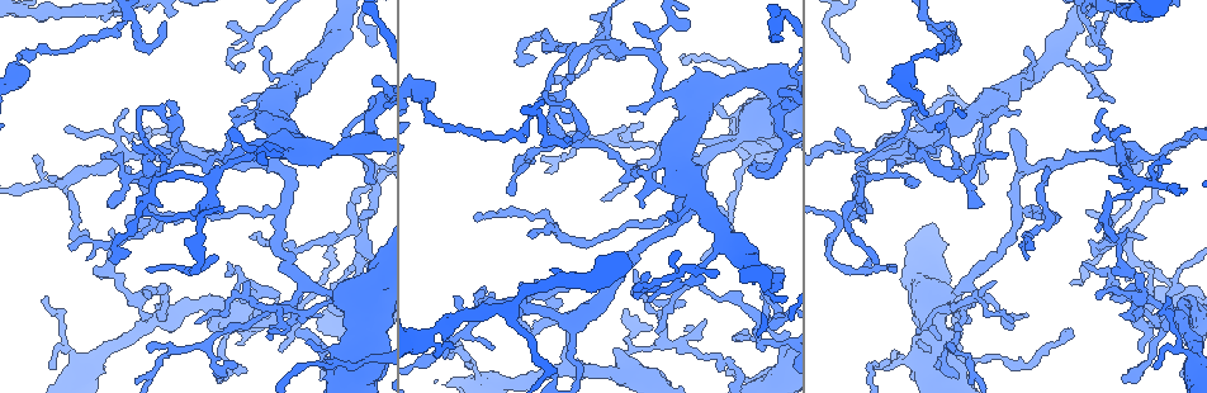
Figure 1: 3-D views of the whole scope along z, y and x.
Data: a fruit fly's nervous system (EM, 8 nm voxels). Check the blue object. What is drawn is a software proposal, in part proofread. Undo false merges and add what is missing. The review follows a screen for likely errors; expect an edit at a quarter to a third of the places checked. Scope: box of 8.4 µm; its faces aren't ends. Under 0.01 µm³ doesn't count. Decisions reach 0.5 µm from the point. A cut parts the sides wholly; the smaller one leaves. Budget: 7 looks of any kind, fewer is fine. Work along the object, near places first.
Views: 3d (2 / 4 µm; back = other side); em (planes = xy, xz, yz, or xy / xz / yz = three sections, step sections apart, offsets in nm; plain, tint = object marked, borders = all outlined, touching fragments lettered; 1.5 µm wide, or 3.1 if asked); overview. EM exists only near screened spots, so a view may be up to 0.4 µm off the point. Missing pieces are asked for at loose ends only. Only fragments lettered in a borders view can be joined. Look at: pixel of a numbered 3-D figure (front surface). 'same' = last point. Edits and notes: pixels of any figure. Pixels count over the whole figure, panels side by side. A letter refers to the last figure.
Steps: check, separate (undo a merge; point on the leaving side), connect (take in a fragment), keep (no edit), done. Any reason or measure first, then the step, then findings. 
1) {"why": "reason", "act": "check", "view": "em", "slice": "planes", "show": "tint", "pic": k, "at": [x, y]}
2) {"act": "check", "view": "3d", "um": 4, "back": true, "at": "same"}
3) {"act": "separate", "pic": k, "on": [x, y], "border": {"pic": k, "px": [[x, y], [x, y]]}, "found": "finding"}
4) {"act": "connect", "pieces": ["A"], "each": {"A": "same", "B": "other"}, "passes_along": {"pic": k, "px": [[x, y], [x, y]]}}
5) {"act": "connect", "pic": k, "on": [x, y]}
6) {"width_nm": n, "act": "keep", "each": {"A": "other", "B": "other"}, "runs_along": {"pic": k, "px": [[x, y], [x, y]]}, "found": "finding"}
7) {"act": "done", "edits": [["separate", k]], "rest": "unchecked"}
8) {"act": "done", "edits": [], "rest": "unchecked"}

{"why": "tapers out", "act": "check", "view": "3d", "um": 2, "pic": 1, "at": [970, 317]}

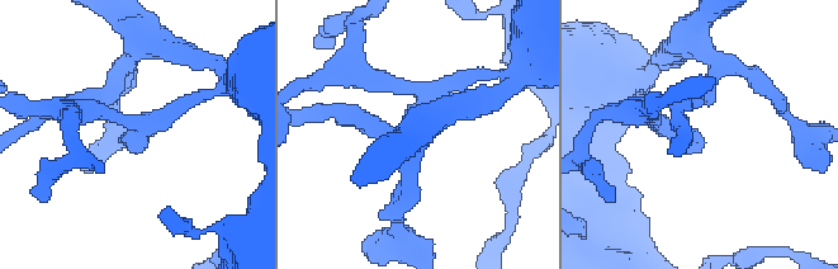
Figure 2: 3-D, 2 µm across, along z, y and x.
{"why": "now the EM", "act": "check", "view": "em", "slice": "planes", "show": "borders", "pic": 2, "at": [704, 139]}

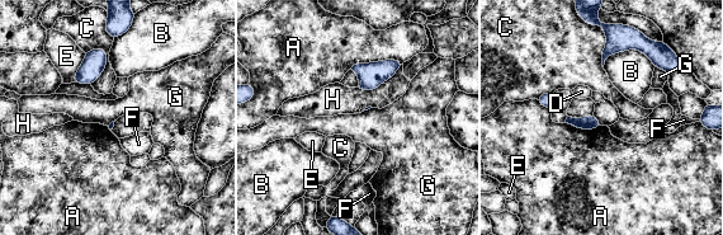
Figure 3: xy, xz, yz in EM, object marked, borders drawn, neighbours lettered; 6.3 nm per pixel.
{"act": "keep", "each": {"A": "other", "B": "other", "C": "other", "D": "other", "E": "other", "F": "other", "G": "other", "H": "other"}, "border": {"pic": 3, "px": [[655, 66], [667, 74]]}, "found": "no lettered fragment goes on from it"}

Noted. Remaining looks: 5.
{"why": "free end", "act": "check", "view": "em", "slice": "yz", "step": 4, "show": "borders", "pic": 1, "at": [954, 345]}

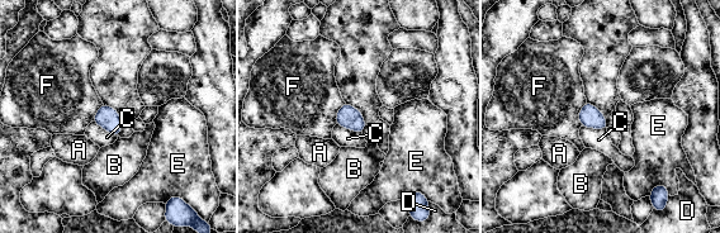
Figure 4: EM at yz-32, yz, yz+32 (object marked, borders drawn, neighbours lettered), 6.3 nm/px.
{"act": "check", "view": "em", "slice": "planes", "show": "borders", "at": "same"}

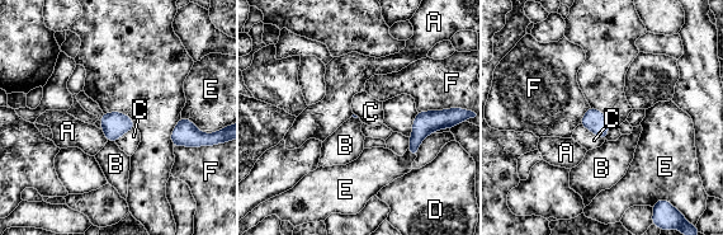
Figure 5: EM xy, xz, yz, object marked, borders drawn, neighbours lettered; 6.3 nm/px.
{"act": "keep", "each": {"A": "other", "B": "other", "C": "other", "D": "other", "E": "other", "F": "other"}, "found": "none of them fits"}

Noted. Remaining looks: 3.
{"why": "thick turns thin", "act": "check", "view": "3d", "um": 4, "pic": 1, "at": [895, 362]}

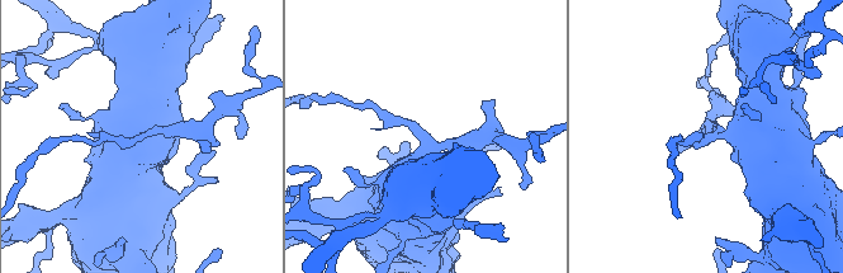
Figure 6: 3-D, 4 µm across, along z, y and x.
{"act": "check", "view": "em", "slice": "planes", "show": "plain", "pic": 6, "at": [136, 135]}

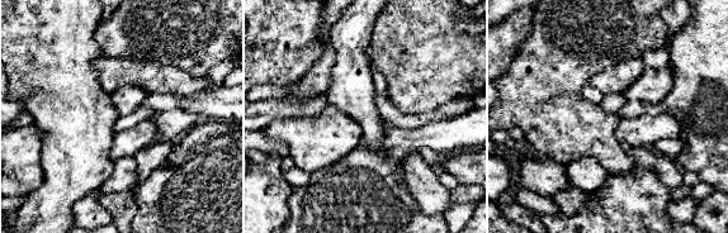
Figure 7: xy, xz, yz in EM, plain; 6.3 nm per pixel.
{"why": "see the neighbours", "act": "check", "view": "em", "slice": "planes", "show": "borders", "at": "same"}

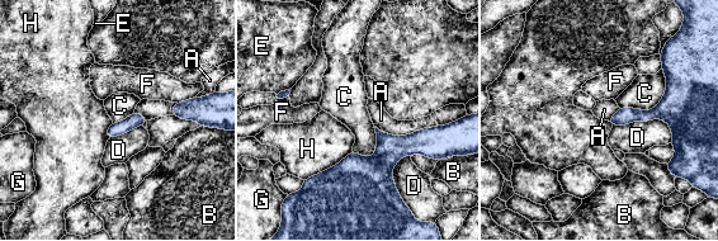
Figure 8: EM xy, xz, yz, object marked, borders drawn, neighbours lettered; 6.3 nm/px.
{"act": "keep", "each": {"A": "other", "B": "other", "C": "other", "D": "other", "E": "other", "F": "other", "G": "other", "H": "other"}, "runs_along": {"pic": 8, "px": [[430, 131], [369, 174], [320, 178]]}, "found": "one neuron here"}

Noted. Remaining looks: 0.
{"act": "done", "edits": [], "rest": "unchecked"}

